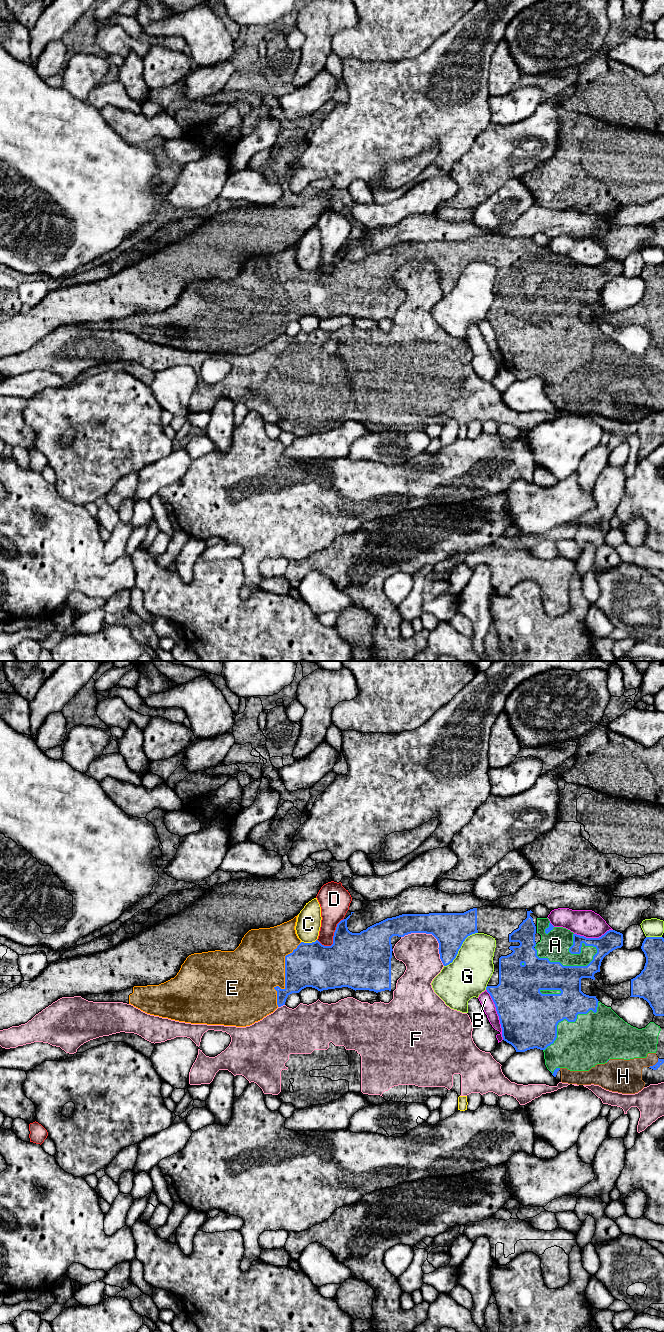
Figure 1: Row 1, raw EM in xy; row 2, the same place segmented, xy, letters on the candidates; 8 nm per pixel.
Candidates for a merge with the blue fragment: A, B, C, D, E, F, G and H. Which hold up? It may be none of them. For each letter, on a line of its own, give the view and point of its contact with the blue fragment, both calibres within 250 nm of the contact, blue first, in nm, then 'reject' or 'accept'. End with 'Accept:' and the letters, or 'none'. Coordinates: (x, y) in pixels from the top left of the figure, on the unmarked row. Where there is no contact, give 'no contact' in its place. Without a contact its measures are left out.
A: xy (565, 294) | 260/220 nm | accept
B: xy (497, 341) | 440/100 nm | reject
C: xy (308, 271) | 360/200 nm | reject
D: xy (333, 264) | 440/220 nm | reject
E: xy (285, 306) | 360/440 nm | accept
F: xy (432, 262) | 280/300 nm | reject
G: xy (460, 275) | 280/340 nm | reject
H: xy (655, 392) | 50/260 nm | accept
Accept: A, E, H

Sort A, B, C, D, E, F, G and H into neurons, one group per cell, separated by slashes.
A E H / B / C / D / F / G

